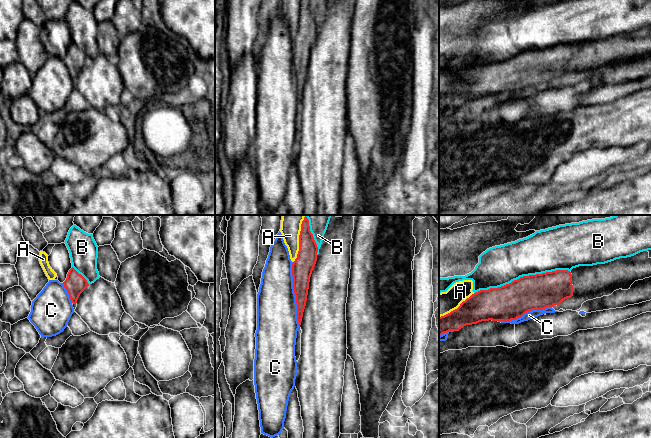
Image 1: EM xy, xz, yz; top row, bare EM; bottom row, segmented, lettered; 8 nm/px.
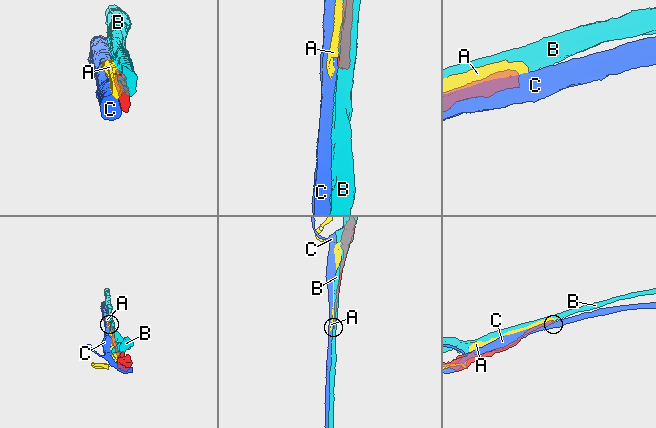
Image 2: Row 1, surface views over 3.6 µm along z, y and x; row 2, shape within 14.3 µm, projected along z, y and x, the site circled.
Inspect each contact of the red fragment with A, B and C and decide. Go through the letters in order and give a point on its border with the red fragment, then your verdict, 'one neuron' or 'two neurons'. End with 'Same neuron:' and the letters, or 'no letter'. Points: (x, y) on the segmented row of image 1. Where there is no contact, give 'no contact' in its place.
A: meets red in xz at (299, 239); two neurons
B: meets red in yz at (521, 277); two neurons
C: meets red in xz at (295, 295); two neurons
Same neuron: no letter

